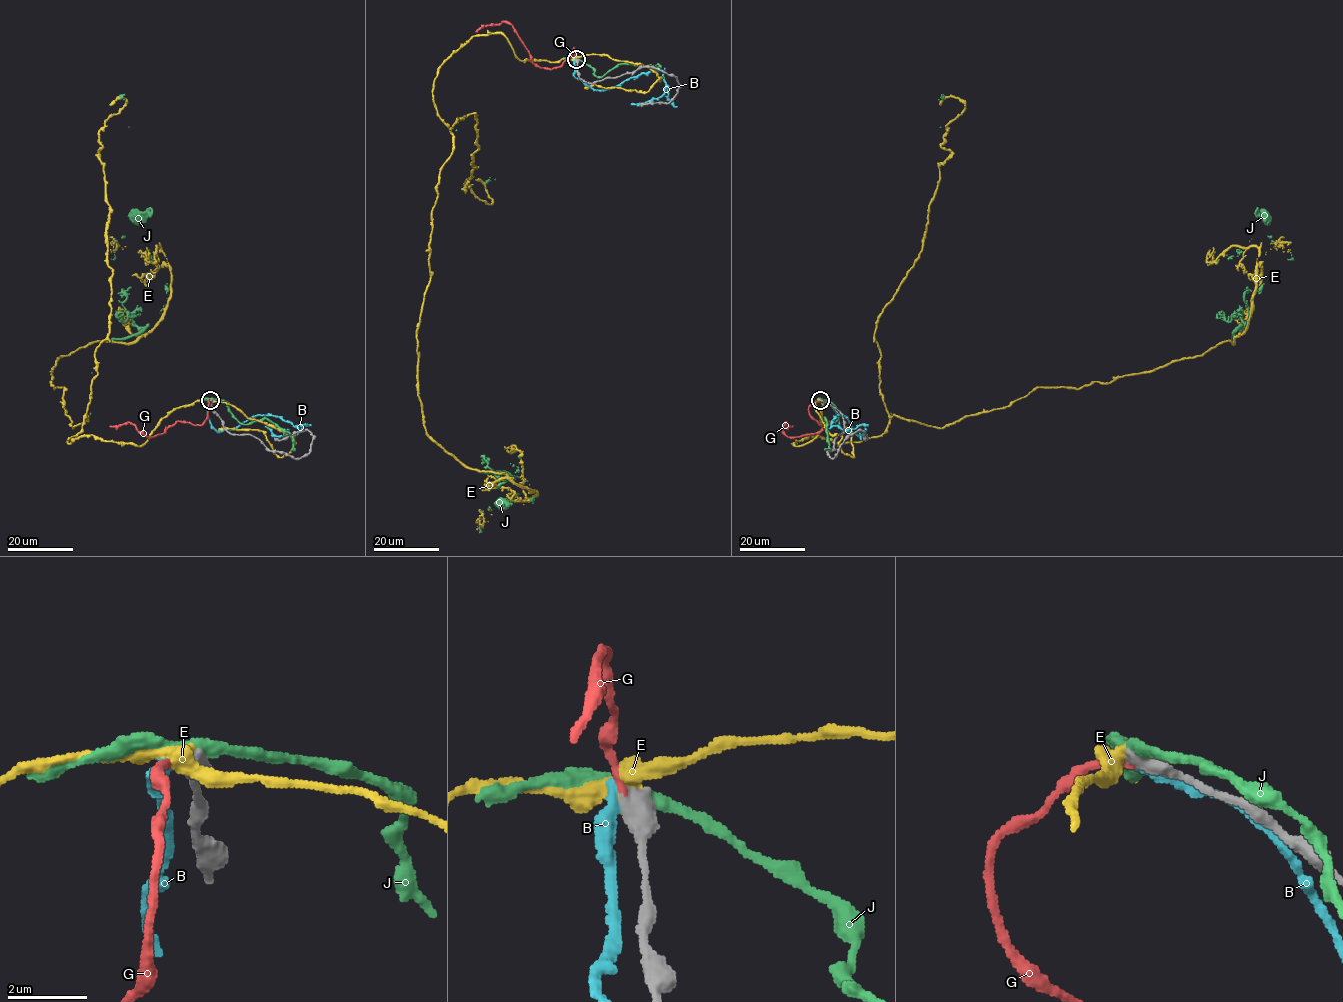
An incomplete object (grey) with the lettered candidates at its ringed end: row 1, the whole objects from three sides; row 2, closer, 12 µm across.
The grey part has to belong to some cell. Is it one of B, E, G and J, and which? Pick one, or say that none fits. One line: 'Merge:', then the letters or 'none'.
Merge: G

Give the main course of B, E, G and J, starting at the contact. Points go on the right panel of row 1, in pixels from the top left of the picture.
B: (821, 400), (831, 406), (842, 430), (851, 429), (842, 415), (834, 416), (831, 425), (864, 436), (865, 426)
E: (820, 399), (795, 445), (1202, 355), (1247, 327), (1259, 249), (1207, 252)
G: (820, 400), (808, 413), (820, 425), (829, 421), (826, 425), (798, 437), (782, 431), (785, 422), (793, 426)
J: (820, 399), (835, 405), (1215, 318), (1228, 322), (1237, 314), (1245, 323), (1250, 241), (1272, 240), (1265, 216)

